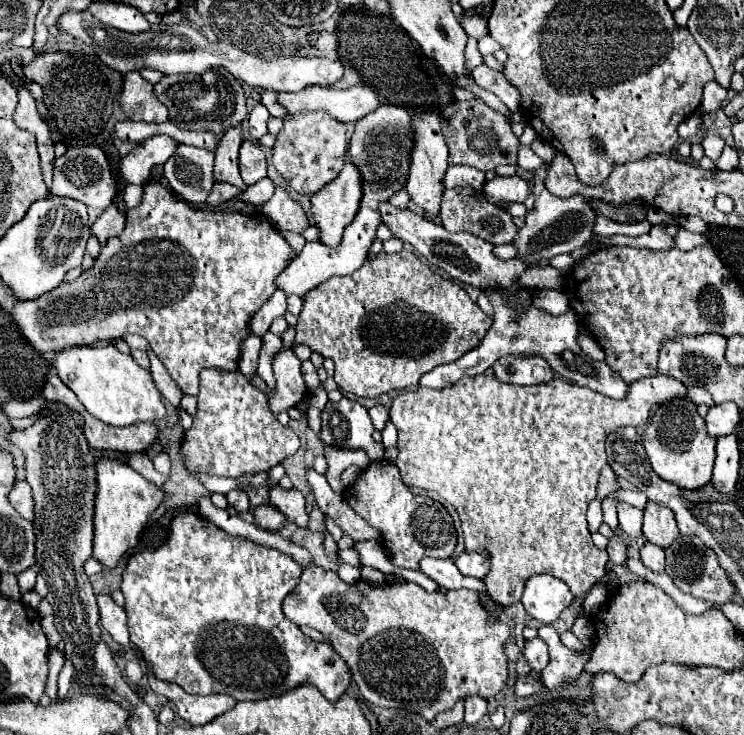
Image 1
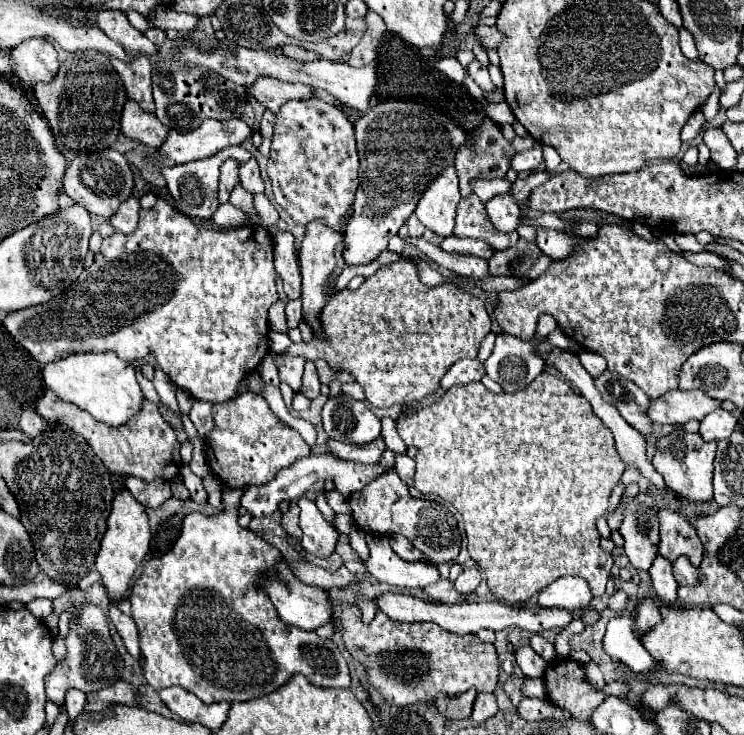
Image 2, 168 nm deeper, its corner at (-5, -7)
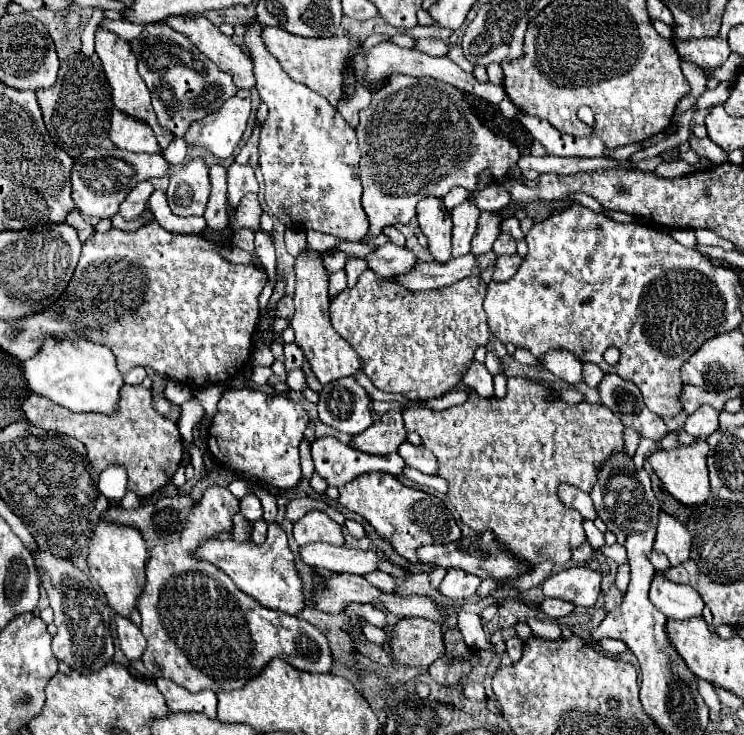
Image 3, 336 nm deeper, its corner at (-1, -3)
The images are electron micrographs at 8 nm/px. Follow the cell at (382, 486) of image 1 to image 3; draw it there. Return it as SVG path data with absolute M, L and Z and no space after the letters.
M369 472L353 478L351 482L337 488L339 504L347 510L361 514L375 532L385 538L399 556L411 564L419 562L417 548L425 544L449 544L461 538L461 530L449 512L449 508L433 494L403 486L395 476L383 472Z

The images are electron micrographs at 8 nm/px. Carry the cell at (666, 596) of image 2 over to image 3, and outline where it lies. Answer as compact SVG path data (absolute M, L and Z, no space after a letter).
M659 574L653 578L649 598L667 620L689 620L701 616L705 606L697 590L665 580L665 576Z

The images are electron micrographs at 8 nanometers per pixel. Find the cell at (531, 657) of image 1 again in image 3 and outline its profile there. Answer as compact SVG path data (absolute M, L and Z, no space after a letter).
M513 636L513 638L509 638L505 642L505 646L507 646L507 654L509 654L511 662L517 662L521 658L521 654L523 654L523 642L517 636Z

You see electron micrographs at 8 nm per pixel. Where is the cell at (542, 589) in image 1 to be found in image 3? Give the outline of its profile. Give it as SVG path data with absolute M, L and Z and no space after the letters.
M589 566L559 570L543 582L543 594L589 608L601 594L601 578L601 572Z

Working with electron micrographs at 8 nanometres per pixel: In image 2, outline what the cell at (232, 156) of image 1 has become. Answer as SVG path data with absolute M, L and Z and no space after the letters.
M235 158L225 160L221 166L221 178L219 178L219 202L225 204L229 200L229 194L239 184L239 162Z

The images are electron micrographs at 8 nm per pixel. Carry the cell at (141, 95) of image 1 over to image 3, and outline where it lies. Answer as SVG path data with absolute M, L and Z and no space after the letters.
M113 110L111 116L111 128L109 128L109 140L129 152L145 152L145 154L157 154L157 140L153 140L153 134L141 120L129 120L123 112Z

